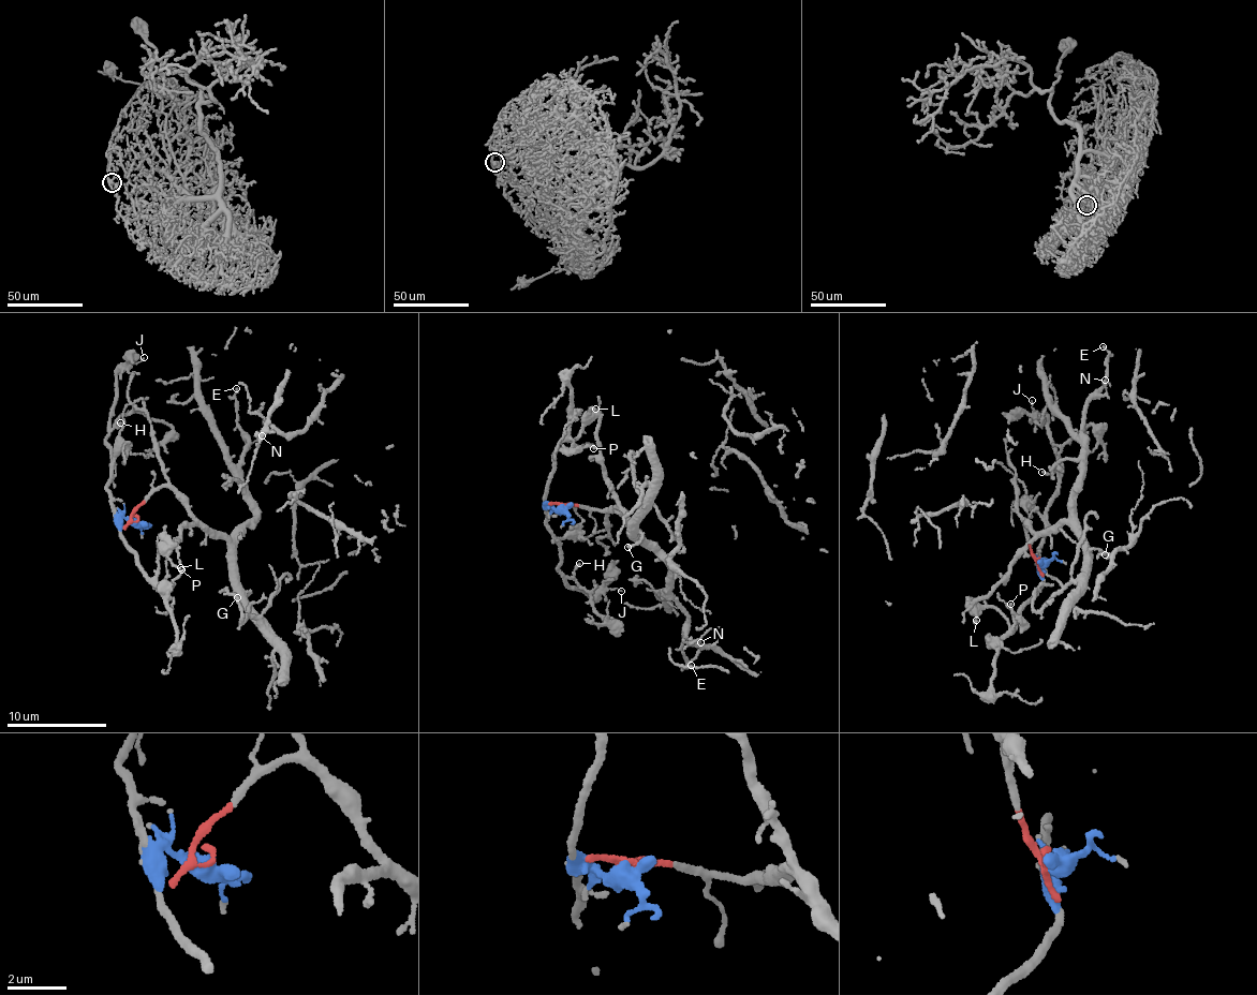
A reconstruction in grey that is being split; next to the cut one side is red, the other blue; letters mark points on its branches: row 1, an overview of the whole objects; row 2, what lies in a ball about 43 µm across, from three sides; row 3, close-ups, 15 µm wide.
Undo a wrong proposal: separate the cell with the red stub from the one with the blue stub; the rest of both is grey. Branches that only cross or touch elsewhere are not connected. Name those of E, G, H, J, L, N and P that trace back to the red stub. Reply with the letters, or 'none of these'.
E, G, N

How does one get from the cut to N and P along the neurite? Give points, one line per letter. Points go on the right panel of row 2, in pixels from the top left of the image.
N: (1039, 564), (1023, 520), (1038, 533), (1058, 528), (1070, 516), (1082, 478), (1084, 409), (1104, 395), (1105, 380)
P: (1039, 564), (1040, 589), (1022, 606), (1018, 621), (1013, 627), (1015, 611), (1011, 603)

